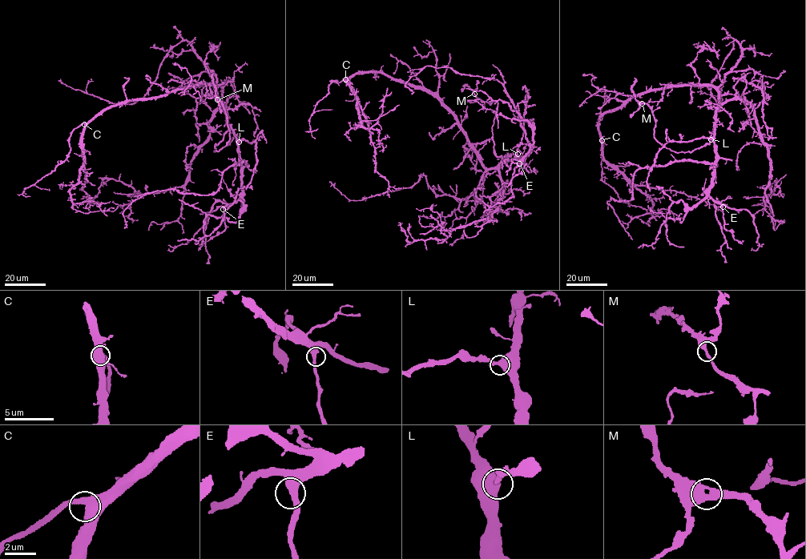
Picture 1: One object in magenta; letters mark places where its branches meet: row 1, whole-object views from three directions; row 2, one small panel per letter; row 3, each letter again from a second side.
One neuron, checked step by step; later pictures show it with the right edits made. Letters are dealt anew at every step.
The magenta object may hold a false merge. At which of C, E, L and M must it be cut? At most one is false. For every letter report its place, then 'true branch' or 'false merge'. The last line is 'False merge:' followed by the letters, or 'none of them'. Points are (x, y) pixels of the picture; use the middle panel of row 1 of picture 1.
C: place (345, 79); true branch
E: place (519, 163); true branch
L: place (517, 154); true branch
M: place (474, 94); true branch
False merge: none of them

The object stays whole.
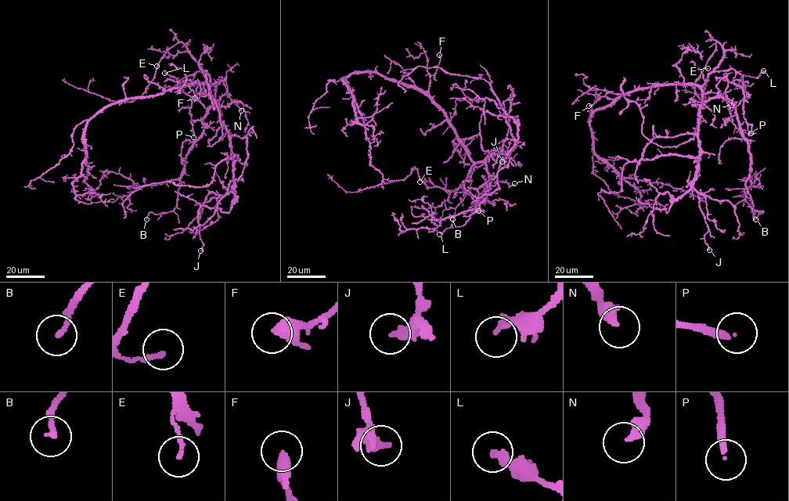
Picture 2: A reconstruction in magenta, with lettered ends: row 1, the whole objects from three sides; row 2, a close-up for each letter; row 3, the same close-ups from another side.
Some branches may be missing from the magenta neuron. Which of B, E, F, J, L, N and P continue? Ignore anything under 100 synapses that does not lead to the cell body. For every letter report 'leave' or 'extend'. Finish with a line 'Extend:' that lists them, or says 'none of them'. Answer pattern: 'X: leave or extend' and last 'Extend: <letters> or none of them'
B: leave
E: leave
F: leave
J: leave
L: leave
N: leave
P: extend
Extend: P

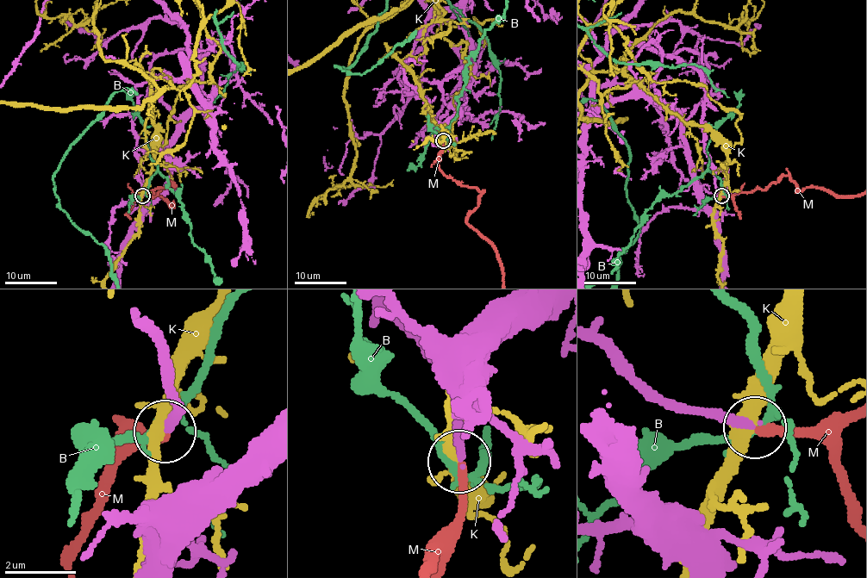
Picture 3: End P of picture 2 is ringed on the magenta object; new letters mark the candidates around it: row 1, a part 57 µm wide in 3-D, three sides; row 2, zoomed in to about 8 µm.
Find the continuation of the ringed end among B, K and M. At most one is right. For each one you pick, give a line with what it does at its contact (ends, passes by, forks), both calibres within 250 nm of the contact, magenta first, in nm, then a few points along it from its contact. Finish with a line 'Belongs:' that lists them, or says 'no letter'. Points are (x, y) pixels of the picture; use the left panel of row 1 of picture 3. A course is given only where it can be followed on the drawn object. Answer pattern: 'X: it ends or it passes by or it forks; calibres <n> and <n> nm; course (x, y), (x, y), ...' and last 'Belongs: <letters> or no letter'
M: it ends; calibres 280 and 240 nm
Belongs: M

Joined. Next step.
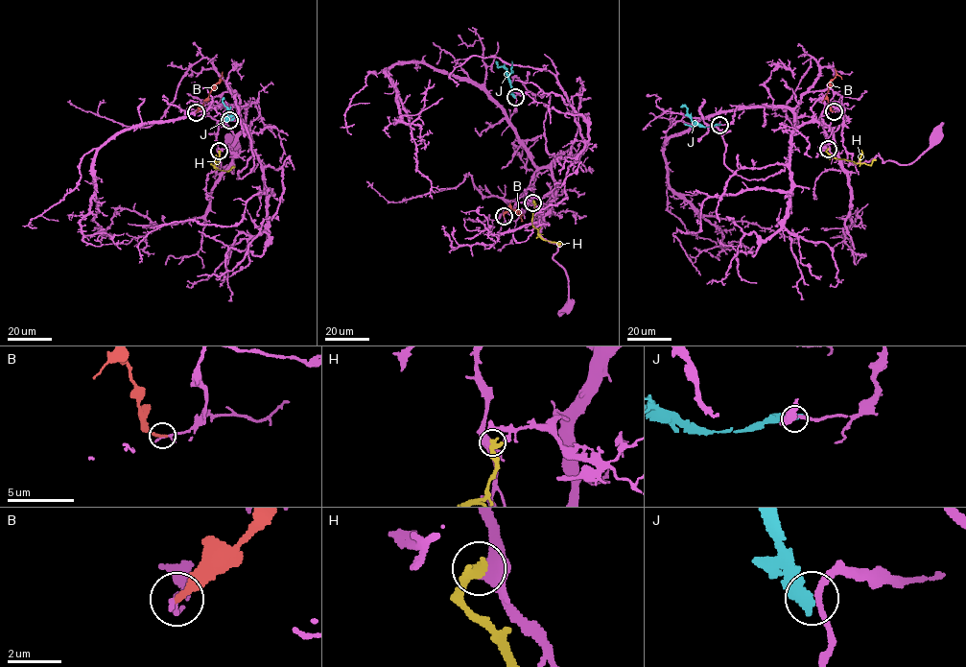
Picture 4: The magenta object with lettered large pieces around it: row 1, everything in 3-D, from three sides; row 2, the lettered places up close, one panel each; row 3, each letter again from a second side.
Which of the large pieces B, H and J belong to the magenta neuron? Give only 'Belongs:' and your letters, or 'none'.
Belongs: none

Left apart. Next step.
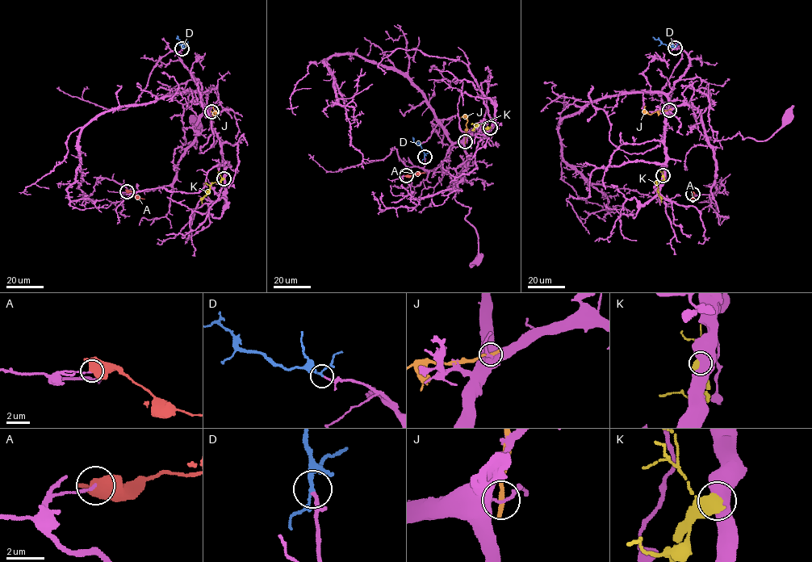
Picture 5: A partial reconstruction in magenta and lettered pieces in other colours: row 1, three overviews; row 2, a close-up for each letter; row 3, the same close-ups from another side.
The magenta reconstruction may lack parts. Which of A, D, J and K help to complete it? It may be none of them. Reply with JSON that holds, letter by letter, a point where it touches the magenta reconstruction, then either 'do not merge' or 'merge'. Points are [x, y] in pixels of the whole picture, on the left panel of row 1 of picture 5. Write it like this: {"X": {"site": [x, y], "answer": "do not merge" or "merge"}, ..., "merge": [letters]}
{"A": {"site": [127, 191], "answer": "do not merge"}, "D": {"site": [182, 48], "answer": "merge"}, "J": {"site": [211, 111], "answer": "do not merge"}, "K": {"site": [223, 178], "answer": "do not merge"}, "merge": ["D"]}

